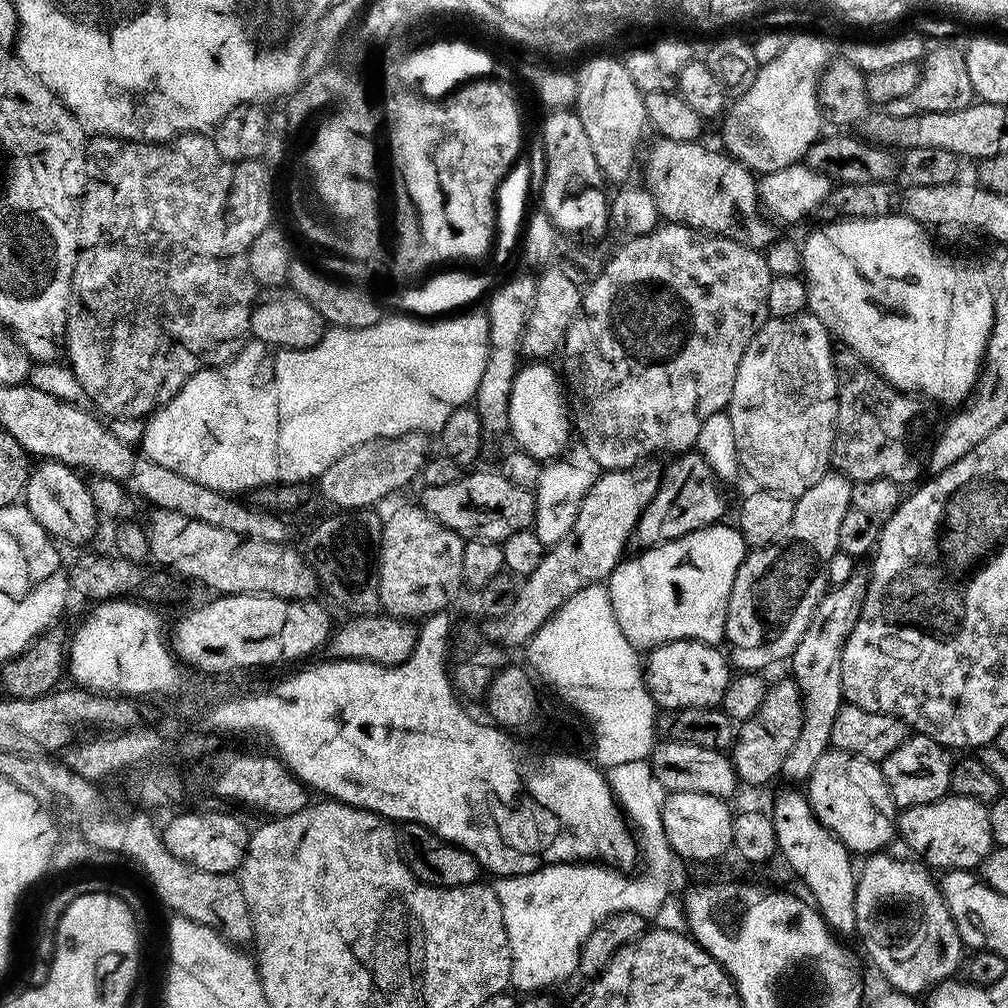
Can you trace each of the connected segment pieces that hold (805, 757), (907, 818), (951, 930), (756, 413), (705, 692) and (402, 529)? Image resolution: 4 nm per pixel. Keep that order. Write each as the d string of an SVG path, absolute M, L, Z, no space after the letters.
M857 570L846 582L829 587L810 618L810 626L806 626L806 634L802 634L798 646L792 651L790 676L800 687L804 717L798 742L794 742L794 750L786 754L786 762L782 762L780 776L783 779L807 781L814 770L814 762L829 751L832 743L830 729L840 705L846 700L842 686L842 666L846 663L844 647L864 611L864 596L868 592L868 576L862 572Z
M955 794L946 795L933 804L903 809L896 822L896 831L899 839L904 839L905 846L913 852L909 853L932 870L979 869L994 847L987 807L974 802L974 798Z
M884 850L871 853L871 855L865 859L868 861L865 862L864 869L860 868L858 875L856 876L857 920L855 935L857 937L860 936L861 942L864 943L865 954L872 959L873 966L876 967L882 975L884 975L884 980L888 983L887 987L916 998L935 988L936 985L941 984L944 980L957 975L956 967L958 967L959 964L961 967L962 964L962 956L960 960L960 948L962 949L962 941L960 935L958 934L958 930L954 926L954 918L950 914L950 910L944 901L944 896L940 892L940 885L935 879L932 881L933 873L929 871L923 863L917 862L915 859L907 858L908 860L903 860L900 856L887 856L888 854L889 853Z
M801 314L781 320L769 318L754 334L750 346L746 346L746 350L742 354L742 362L738 362L738 374L734 374L734 390L730 394L730 402L726 411L730 418L730 430L734 430L734 446L738 450L743 475L748 475L757 489L795 498L806 490L810 490L810 486L814 486L814 482L818 482L823 476L828 475L832 458L832 434L836 431L836 367L832 361L833 351L833 337L825 328L824 323L811 314Z
M675 640L659 644L651 649L643 661L644 680L654 702L667 710L681 708L714 708L724 703L726 686L730 679L730 660L720 653L715 644L704 644L700 640Z
M404 504L401 508L396 508L389 514L388 520L383 521L380 529L380 559L376 566L376 573L380 576L378 582L378 594L380 595L380 608L389 616L396 616L400 620L409 622L420 622L429 616L433 616L435 612L443 612L449 606L448 603L456 596L456 591L461 591L464 579L462 578L462 550L464 549L465 539L459 536L454 530L450 530L444 524L439 524L429 512L425 512L423 507L412 504Z

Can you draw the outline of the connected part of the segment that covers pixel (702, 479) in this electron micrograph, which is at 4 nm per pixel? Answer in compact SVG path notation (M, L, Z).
M689 450L679 453L660 474L660 485L650 498L646 510L638 518L632 531L631 547L636 550L662 546L674 538L682 538L694 530L719 524L724 516L724 492L721 481L712 473L711 466L700 457L699 452Z

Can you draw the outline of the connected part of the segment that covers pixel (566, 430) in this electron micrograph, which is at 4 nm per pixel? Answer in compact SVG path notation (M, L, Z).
M533 361L525 365L517 369L509 394L510 436L516 439L515 447L519 451L528 452L541 462L552 462L569 447L568 435L571 437L574 432L570 400L561 377L558 374L556 377L549 363Z

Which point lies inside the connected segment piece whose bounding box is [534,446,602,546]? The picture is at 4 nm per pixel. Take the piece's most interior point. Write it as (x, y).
(559, 496)

